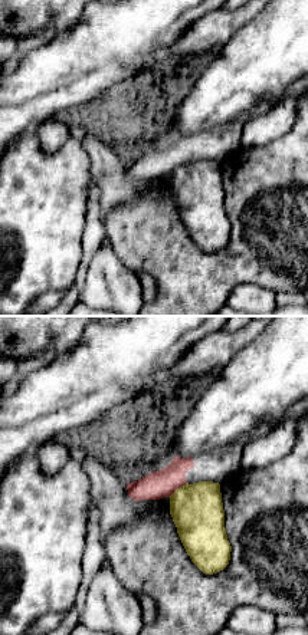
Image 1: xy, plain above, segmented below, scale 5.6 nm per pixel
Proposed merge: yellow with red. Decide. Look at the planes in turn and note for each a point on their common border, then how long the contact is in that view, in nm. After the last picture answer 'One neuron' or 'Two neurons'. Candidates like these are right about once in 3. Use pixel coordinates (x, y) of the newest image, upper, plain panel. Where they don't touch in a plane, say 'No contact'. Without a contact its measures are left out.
Touches yellow at (177, 167). Shared border 130 nm

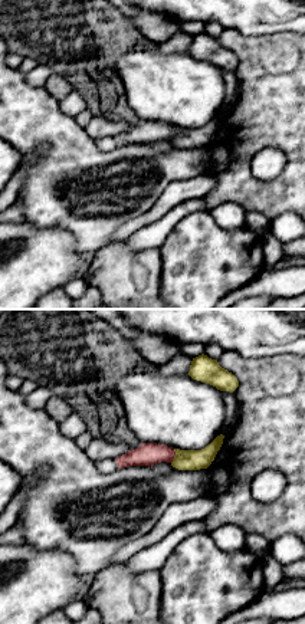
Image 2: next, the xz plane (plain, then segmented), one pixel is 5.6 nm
Touches yellow at (174, 134). Shared border 80 nm

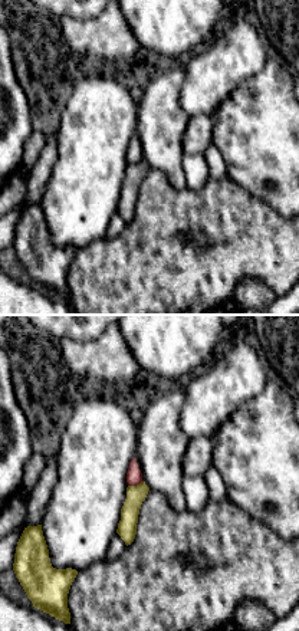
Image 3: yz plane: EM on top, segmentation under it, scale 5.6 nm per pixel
Touches yellow at (137, 163). Shared border 90 nm

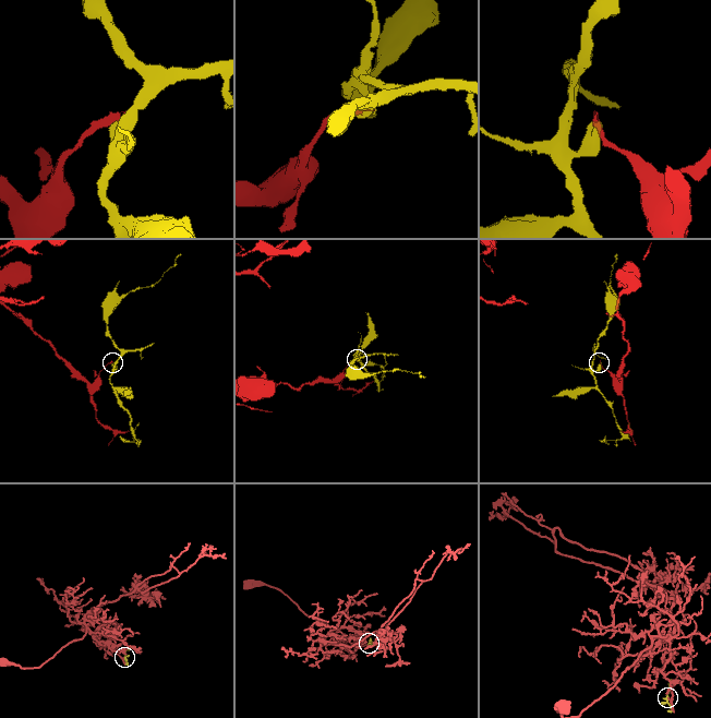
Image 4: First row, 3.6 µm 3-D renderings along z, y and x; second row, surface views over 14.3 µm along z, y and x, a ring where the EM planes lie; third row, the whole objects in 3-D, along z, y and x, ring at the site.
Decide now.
Two neurons

